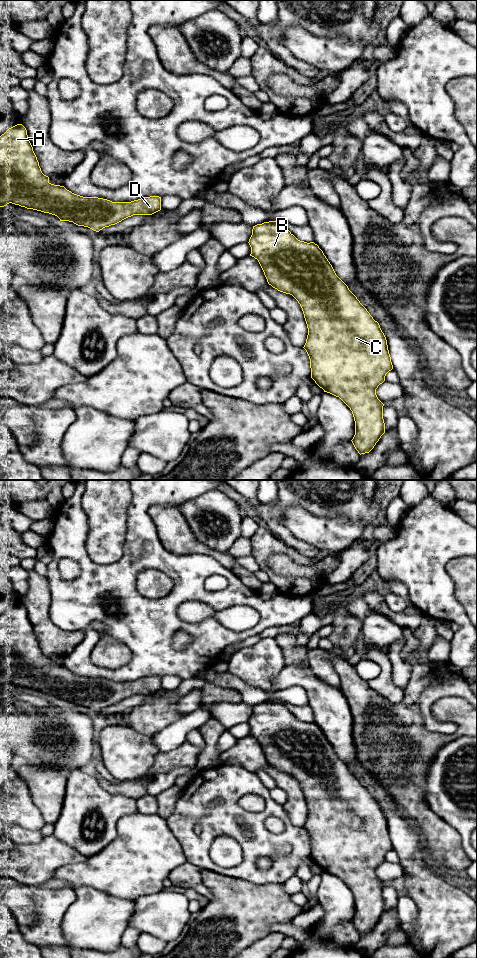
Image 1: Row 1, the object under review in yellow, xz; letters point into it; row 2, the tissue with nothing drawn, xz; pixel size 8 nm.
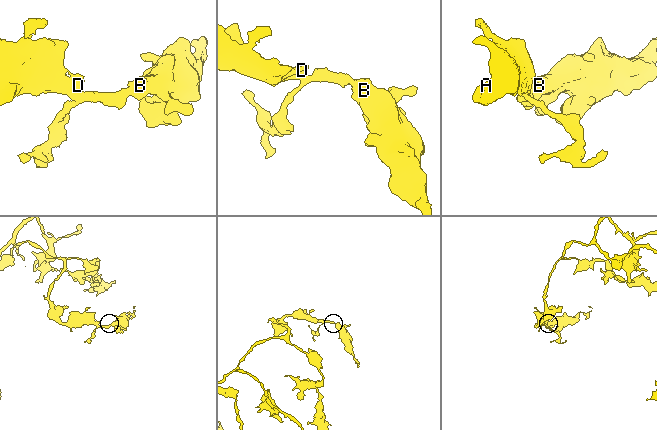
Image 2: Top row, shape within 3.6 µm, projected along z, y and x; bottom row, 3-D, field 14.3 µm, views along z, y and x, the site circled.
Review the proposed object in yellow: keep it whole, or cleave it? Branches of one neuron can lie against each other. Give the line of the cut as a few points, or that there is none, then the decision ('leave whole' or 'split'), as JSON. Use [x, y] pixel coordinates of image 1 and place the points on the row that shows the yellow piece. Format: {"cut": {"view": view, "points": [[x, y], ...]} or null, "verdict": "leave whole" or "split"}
{"cut": null, "verdict": "leave whole"}

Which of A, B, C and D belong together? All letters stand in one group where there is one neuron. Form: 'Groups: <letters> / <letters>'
Groups: A B C D

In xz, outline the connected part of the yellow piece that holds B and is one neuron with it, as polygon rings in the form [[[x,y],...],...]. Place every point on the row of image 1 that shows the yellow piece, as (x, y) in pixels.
[[[269,221],[253,226],[249,239],[250,256],[258,260],[269,285],[280,292],[292,295],[300,304],[308,328],[304,349],[310,359],[311,378],[324,390],[339,397],[352,411],[355,435],[351,440],[358,453],[369,453],[385,433],[384,404],[378,399],[376,389],[393,369],[387,340],[380,325],[348,286],[336,275],[323,251],[314,242],[298,240],[282,221]]]

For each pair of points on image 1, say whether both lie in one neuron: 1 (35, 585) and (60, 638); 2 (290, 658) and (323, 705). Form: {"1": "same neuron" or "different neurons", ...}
{"1": "same neuron", "2": "different neurons"}

